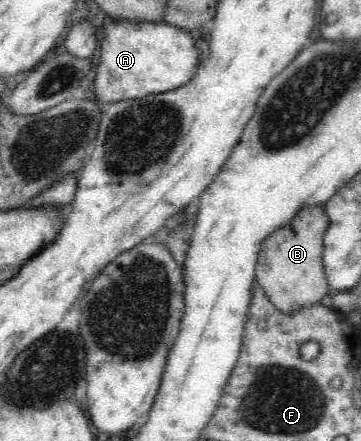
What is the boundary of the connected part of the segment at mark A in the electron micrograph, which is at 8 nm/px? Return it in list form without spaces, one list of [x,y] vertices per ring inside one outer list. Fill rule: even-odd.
[[[109,20],[105,24],[100,52],[93,92],[102,102],[143,98],[181,88],[193,80],[200,66],[199,49],[191,38],[191,33],[163,21]]]

